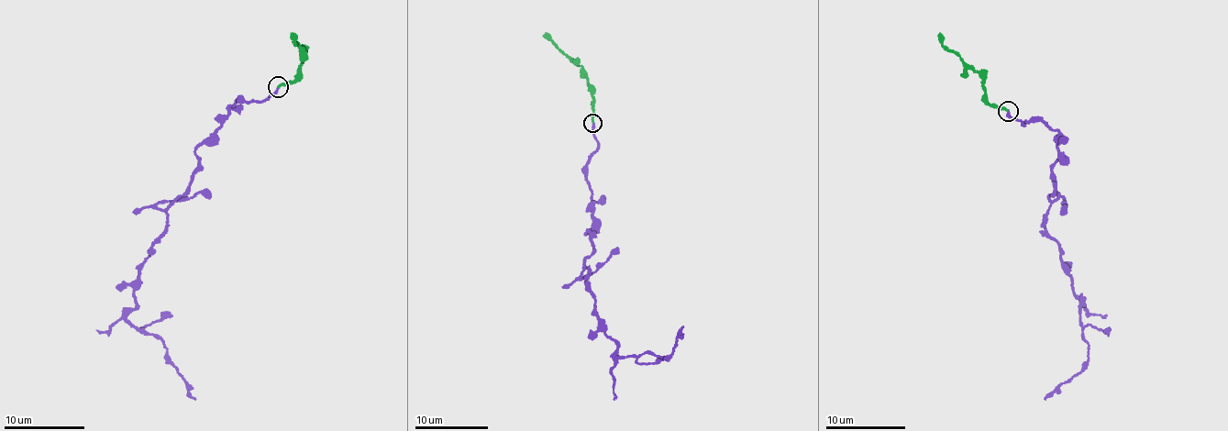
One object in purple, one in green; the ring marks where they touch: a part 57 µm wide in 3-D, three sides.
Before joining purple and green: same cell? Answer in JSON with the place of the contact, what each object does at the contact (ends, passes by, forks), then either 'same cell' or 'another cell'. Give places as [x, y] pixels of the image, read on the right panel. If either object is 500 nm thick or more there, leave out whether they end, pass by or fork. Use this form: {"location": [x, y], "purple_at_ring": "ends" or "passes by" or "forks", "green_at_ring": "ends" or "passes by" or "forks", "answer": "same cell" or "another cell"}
{"location": [1008, 111], "purple_at_ring": "ends", "green_at_ring": "ends", "answer": "same cell"}

